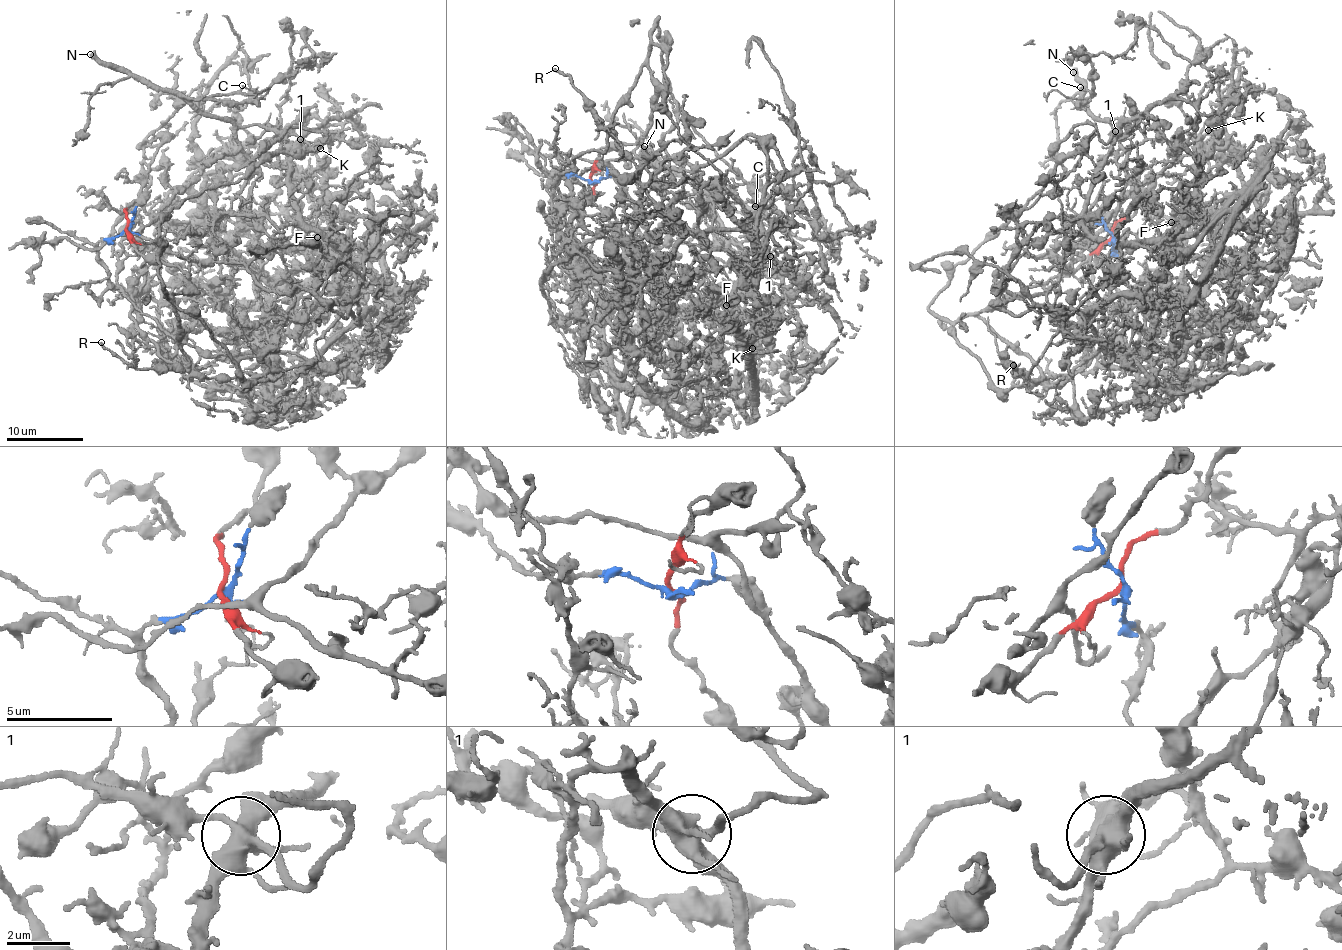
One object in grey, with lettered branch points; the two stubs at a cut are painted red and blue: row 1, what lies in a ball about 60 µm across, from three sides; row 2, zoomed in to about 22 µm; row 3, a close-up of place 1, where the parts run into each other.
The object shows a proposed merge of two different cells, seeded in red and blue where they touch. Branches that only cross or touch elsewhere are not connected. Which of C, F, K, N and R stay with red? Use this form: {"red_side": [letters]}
{"red_side": ["C", "N", "R"]}

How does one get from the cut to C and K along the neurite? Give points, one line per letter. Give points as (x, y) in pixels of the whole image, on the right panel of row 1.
C: (1111, 237), (954, 322), (928, 308), (1078, 124), (1105, 144), (1117, 129), (1081, 87)
K: (1111, 239), (1083, 361), (1161, 265), (1091, 239), (1097, 168), (1164, 100), (1244, 98), (1207, 130)

